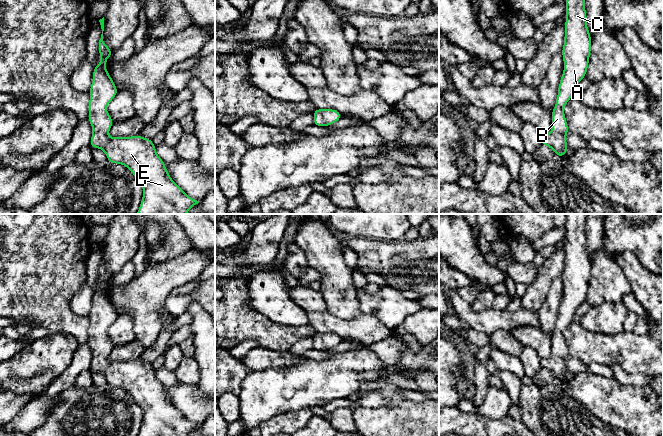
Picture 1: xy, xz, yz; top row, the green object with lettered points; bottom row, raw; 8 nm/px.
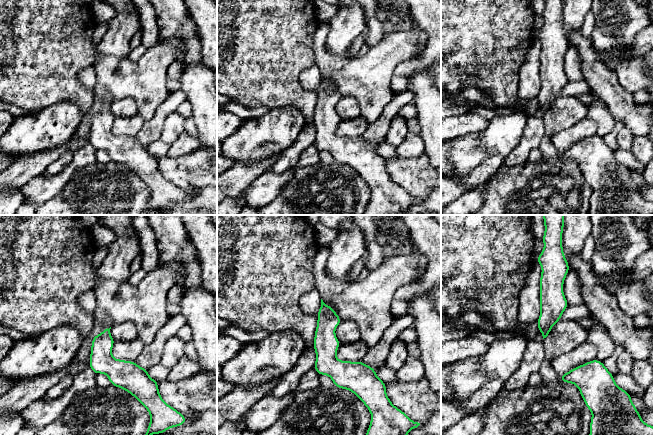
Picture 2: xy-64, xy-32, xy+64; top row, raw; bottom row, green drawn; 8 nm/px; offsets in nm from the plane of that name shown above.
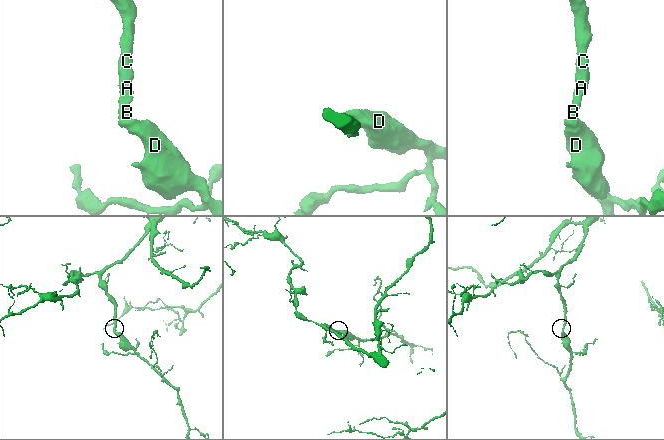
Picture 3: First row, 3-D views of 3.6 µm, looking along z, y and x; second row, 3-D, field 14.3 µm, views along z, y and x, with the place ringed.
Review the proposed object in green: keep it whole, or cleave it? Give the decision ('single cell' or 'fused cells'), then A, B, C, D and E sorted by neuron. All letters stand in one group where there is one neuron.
single cell; groups A B C D E

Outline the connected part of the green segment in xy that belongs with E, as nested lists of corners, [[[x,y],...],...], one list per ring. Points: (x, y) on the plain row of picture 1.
[[[104,241],[99,246],[102,253],[98,267],[101,283],[99,289],[94,290],[89,315],[90,371],[102,373],[108,386],[127,391],[142,409],[143,421],[137,436],[188,436],[199,425],[189,421],[169,400],[151,363],[140,359],[111,362],[108,358],[114,346],[106,331],[118,314],[106,294],[107,282],[113,277],[103,265]]]

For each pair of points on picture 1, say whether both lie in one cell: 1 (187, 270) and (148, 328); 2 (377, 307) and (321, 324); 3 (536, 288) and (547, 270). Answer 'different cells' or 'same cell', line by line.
1: same cell
2: different cells
3: same cell

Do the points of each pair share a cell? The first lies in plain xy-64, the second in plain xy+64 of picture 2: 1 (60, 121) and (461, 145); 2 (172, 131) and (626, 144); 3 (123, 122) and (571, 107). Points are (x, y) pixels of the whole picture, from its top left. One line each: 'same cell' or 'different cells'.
1: same cell
2: same cell
3: different cells

